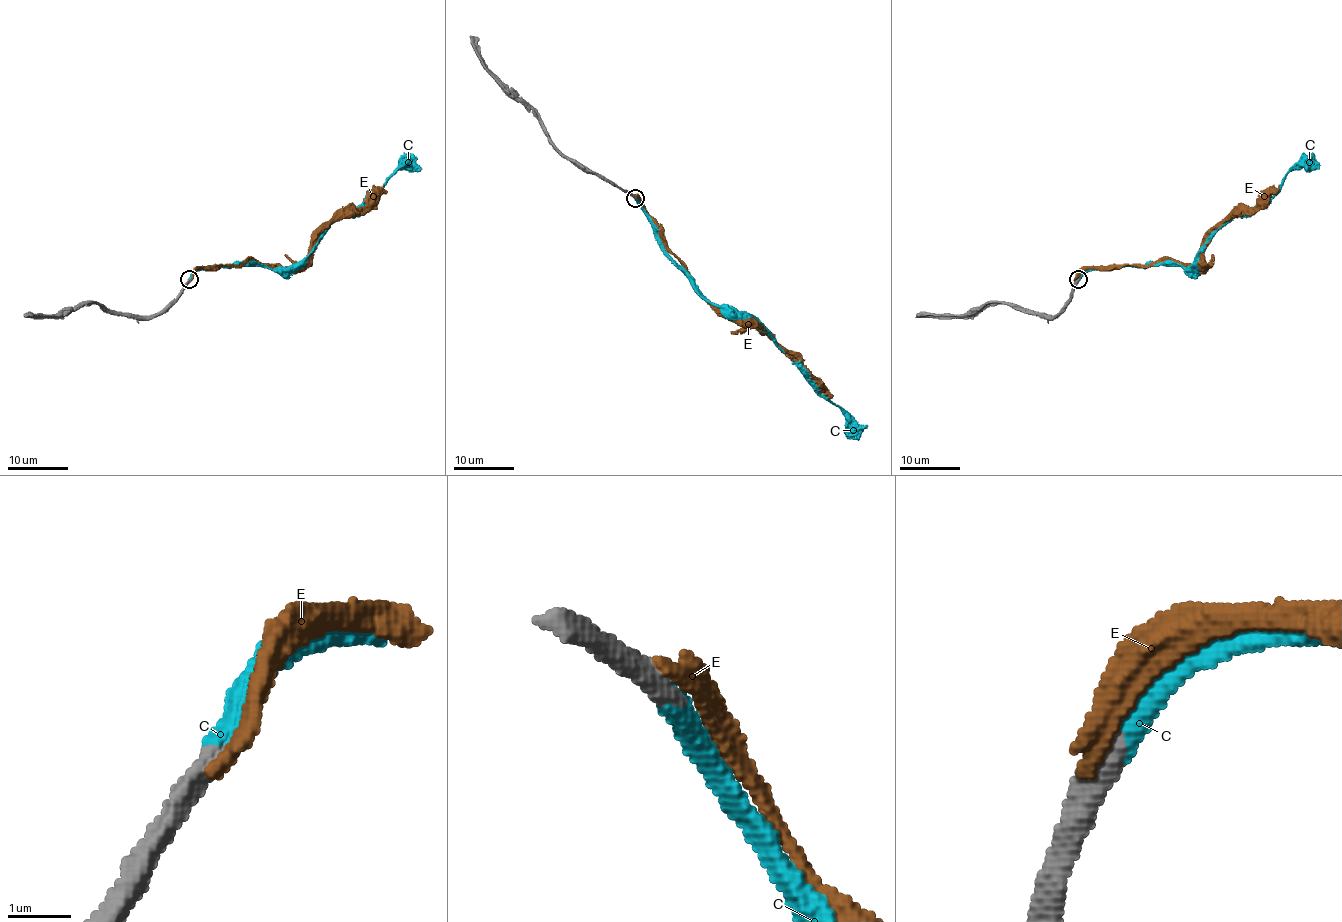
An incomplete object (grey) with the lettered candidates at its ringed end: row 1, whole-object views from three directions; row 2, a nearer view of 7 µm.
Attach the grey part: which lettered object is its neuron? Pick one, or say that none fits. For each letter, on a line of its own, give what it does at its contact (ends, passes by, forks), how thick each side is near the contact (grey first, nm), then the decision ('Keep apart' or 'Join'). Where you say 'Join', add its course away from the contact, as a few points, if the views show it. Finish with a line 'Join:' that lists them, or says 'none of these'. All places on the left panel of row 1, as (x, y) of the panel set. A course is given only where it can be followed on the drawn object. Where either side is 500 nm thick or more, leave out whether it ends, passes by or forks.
C: It ends there. Thickness 440 nm (grey) against 400 nm. Join. Its course: (188, 281), (202, 267), (261, 264), (269, 269), (290, 269), (327, 228), (360, 207), (401, 167), (413, 165)
E: It ends there. Thickness 480 nm (grey) against 320 nm. Keep apart
Join: C

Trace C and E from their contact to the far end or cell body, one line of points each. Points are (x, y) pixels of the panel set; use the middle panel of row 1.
C: (634, 197), (661, 250), (689, 283), (715, 304), (752, 316), (806, 380), (842, 410), (847, 428), (859, 440)
E: (636, 196), (661, 242), (683, 266), (694, 287), (728, 314), (743, 316), (757, 323), (830, 398)

